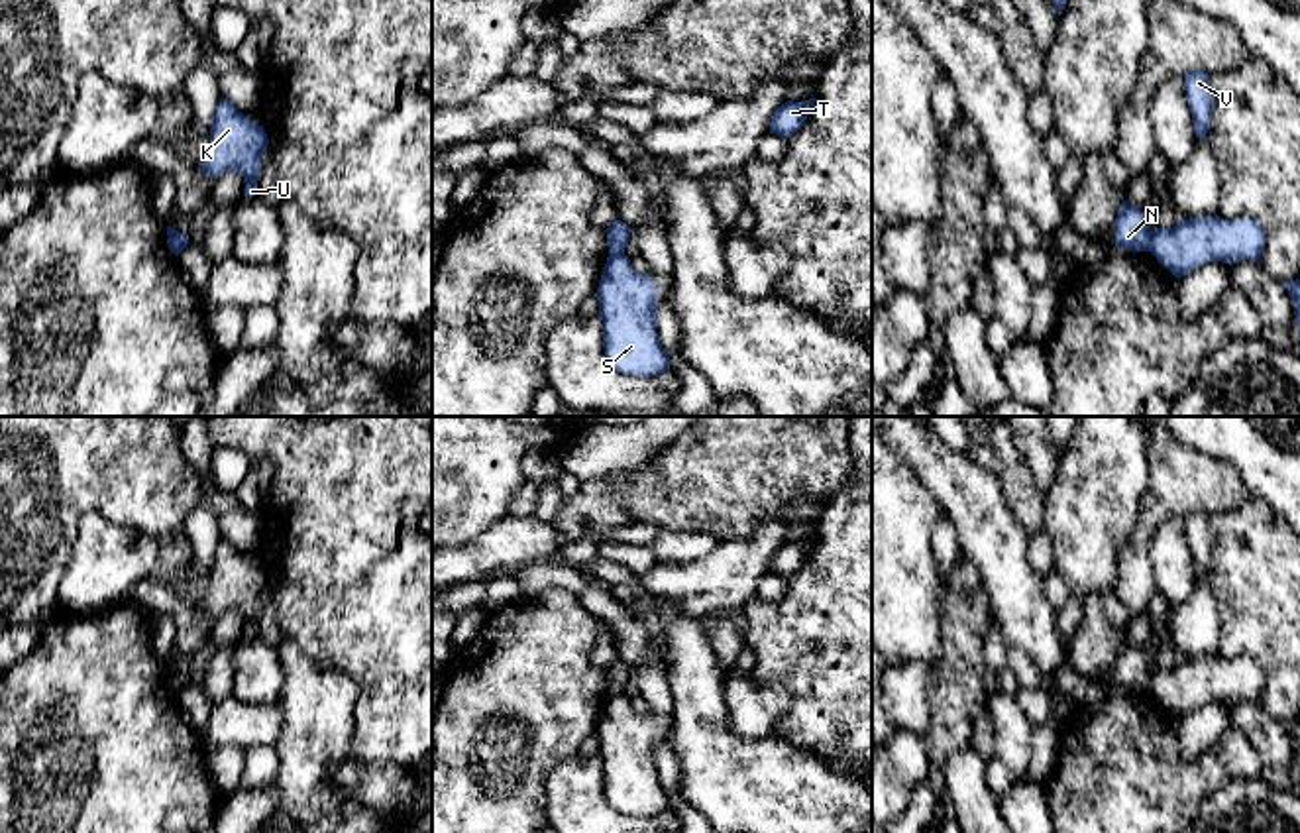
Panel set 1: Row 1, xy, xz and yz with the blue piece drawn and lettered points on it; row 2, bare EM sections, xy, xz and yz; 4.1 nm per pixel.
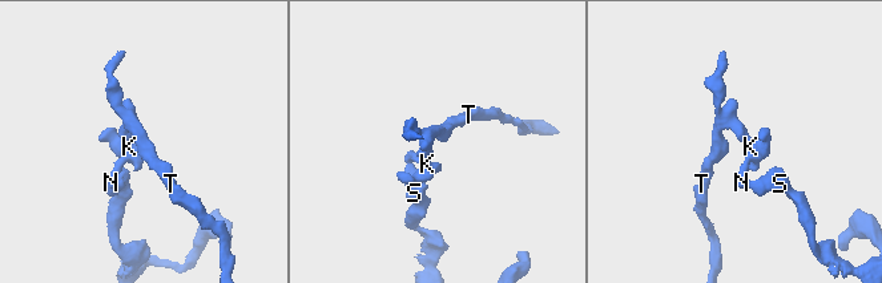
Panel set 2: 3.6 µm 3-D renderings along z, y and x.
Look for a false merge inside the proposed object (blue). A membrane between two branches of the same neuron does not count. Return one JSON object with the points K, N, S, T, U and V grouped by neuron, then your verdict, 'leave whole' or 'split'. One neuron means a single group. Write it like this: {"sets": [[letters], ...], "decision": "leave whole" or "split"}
{"sets": [["K", "N", "T", "U", "V"], ["S"]], "decision": "split"}

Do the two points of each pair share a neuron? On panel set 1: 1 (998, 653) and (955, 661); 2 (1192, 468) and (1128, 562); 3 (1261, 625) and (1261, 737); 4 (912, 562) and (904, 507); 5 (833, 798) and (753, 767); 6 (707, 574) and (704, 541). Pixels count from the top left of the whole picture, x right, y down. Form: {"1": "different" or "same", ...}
{"1": "different", "2": "same", "3": "different", "4": "same", "5": "same", "6": "different"}

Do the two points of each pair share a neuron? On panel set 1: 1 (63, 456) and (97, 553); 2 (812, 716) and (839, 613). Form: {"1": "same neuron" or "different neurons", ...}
{"1": "different neurons", "2": "same neuron"}

